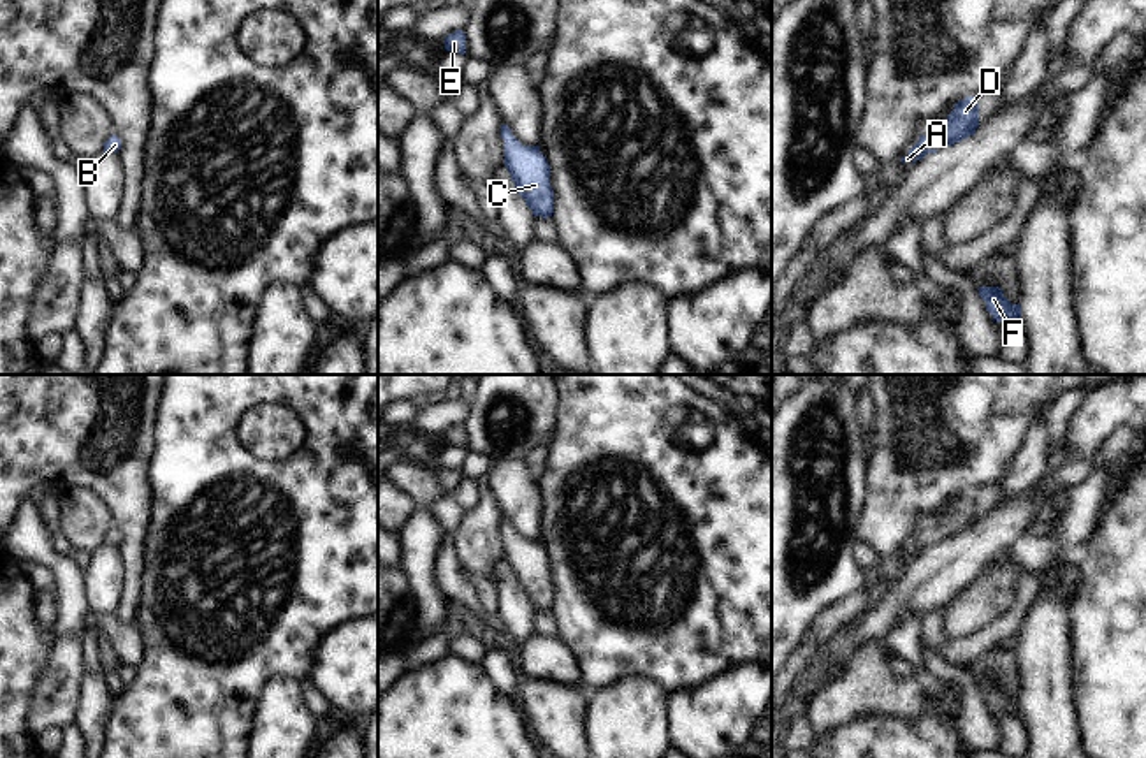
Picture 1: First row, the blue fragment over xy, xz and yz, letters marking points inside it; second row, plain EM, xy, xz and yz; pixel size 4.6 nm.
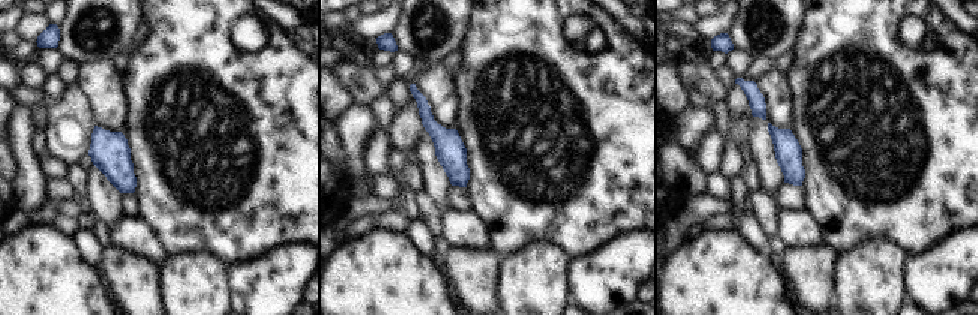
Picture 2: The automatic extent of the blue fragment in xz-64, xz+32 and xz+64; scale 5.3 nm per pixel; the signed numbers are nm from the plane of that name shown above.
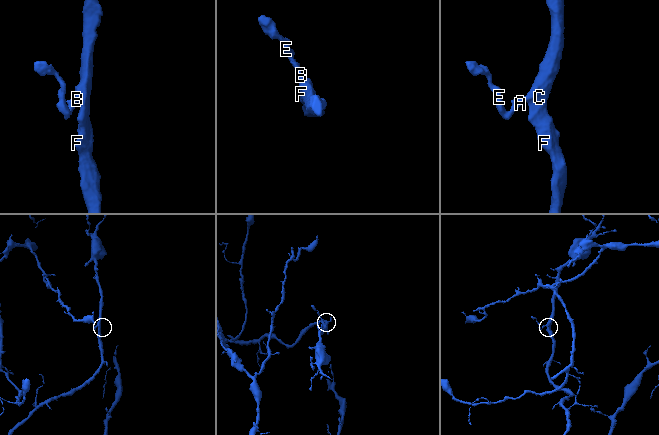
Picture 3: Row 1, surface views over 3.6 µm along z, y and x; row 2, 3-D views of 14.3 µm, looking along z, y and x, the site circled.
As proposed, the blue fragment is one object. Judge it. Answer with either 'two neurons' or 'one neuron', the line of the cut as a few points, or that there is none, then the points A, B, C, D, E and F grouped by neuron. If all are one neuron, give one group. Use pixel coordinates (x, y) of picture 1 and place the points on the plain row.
one neuron; cut none; groups A B C D E F

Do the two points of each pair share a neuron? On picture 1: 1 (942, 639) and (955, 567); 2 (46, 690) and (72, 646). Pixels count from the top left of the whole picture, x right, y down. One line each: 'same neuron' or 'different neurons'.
1: different neurons
2: same neuron

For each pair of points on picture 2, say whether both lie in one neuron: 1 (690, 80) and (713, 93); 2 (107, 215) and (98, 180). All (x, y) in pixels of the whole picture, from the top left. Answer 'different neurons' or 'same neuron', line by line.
1: same neuron
2: same neuron

